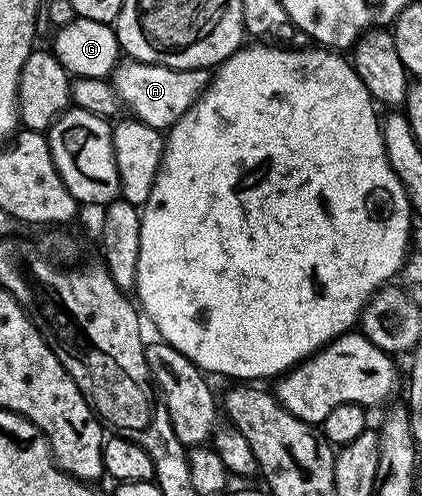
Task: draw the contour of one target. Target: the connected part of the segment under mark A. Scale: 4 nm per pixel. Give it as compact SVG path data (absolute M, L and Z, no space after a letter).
M126 58L118 62L111 76L113 88L119 93L122 104L129 107L134 116L142 119L162 133L168 132L170 127L191 109L191 105L204 93L211 75L204 67L176 71L163 65L154 63L140 63L137 59Z

